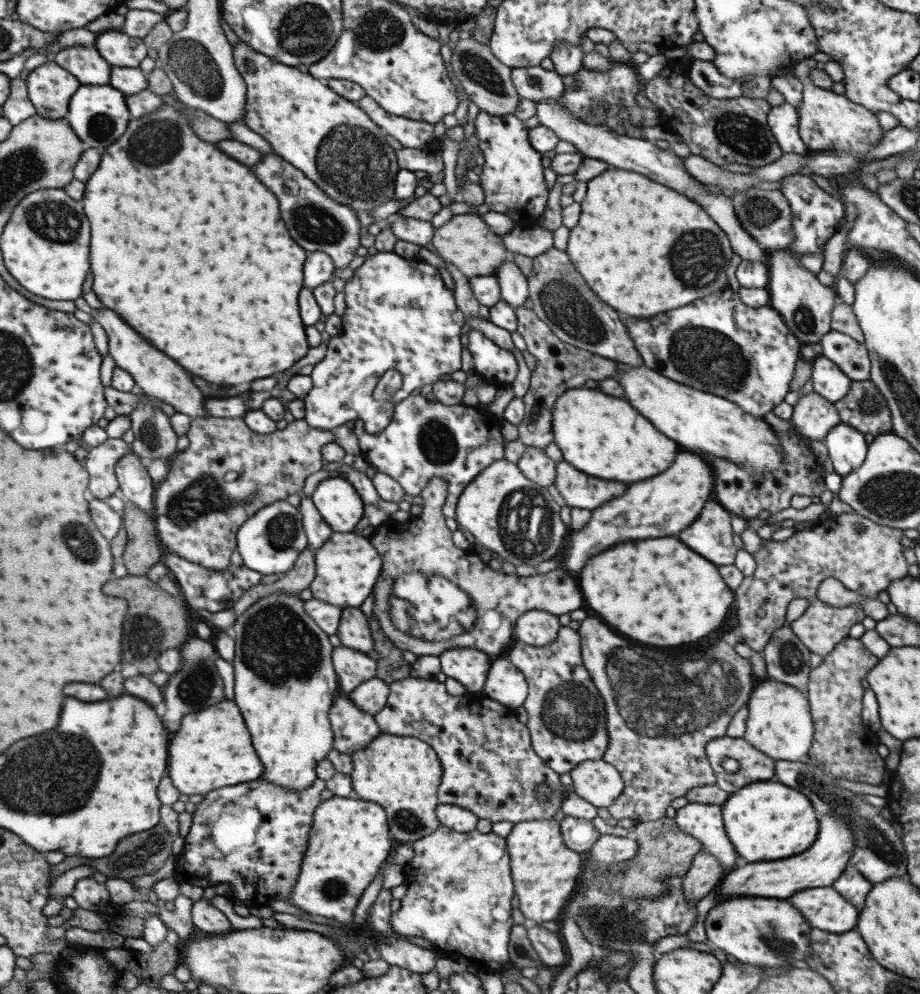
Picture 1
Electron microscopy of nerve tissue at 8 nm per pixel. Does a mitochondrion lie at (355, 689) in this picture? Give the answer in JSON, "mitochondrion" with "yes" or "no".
{"mitochondrion":"no"}

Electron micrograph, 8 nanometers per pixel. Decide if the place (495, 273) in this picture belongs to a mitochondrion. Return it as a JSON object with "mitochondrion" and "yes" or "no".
{"mitochondrion":"no"}

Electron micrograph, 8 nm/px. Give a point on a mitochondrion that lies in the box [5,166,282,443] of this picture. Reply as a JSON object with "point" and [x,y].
{"point":[62,220]}

